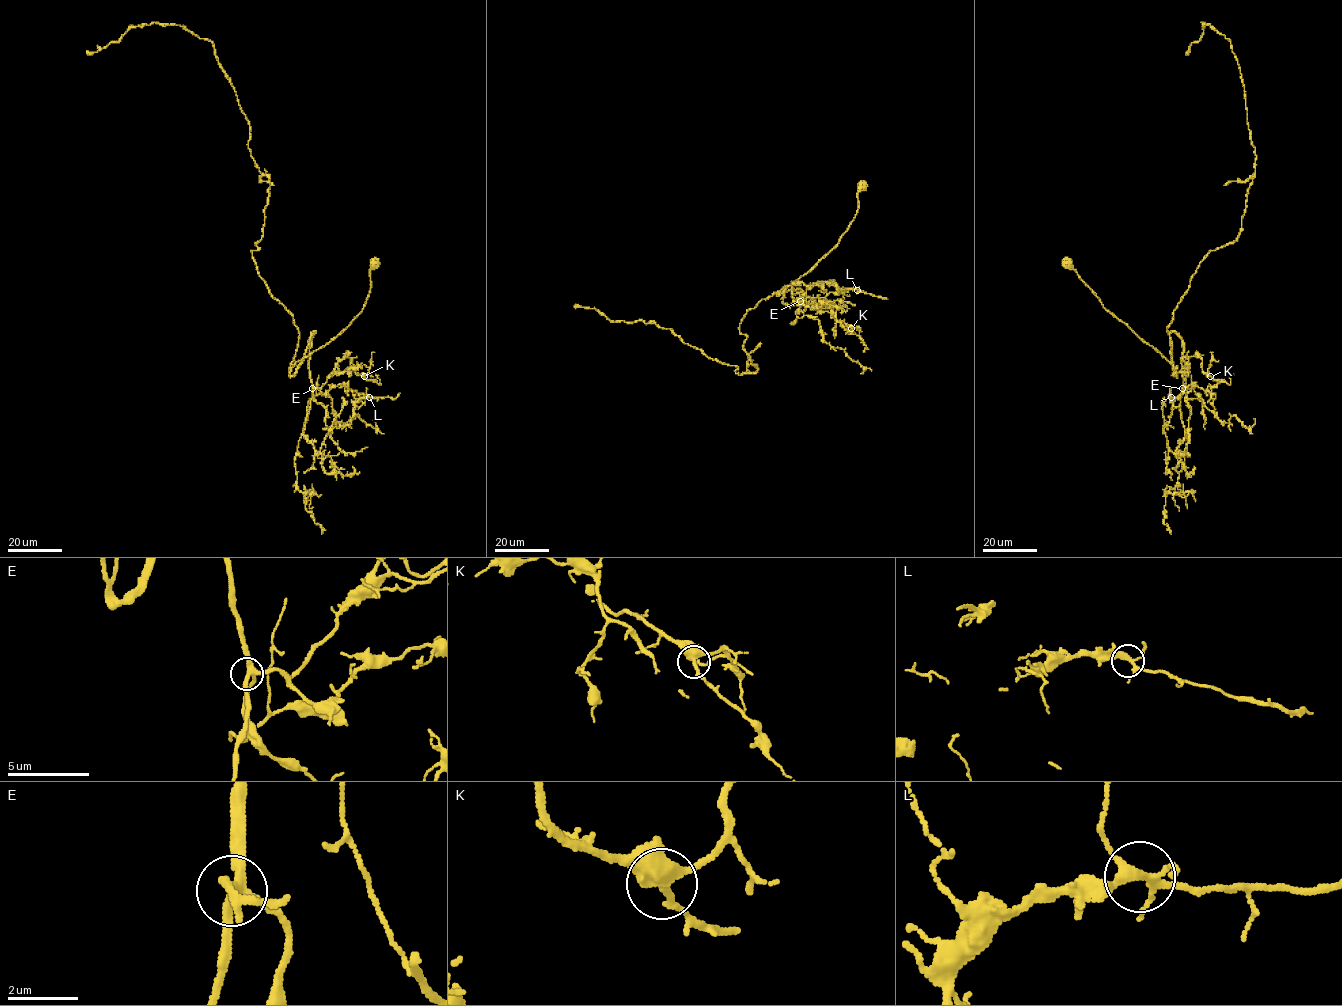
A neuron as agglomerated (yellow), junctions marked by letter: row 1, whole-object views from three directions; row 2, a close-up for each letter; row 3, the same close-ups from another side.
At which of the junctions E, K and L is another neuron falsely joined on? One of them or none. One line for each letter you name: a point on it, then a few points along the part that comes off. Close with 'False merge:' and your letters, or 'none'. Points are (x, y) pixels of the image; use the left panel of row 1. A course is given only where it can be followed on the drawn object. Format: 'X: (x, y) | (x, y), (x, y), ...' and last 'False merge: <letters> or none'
False merge: none

